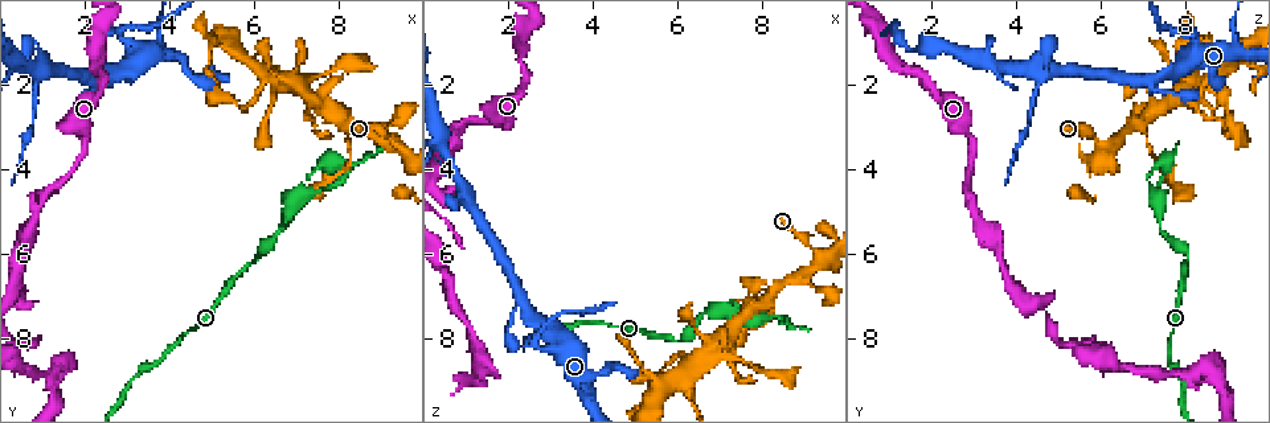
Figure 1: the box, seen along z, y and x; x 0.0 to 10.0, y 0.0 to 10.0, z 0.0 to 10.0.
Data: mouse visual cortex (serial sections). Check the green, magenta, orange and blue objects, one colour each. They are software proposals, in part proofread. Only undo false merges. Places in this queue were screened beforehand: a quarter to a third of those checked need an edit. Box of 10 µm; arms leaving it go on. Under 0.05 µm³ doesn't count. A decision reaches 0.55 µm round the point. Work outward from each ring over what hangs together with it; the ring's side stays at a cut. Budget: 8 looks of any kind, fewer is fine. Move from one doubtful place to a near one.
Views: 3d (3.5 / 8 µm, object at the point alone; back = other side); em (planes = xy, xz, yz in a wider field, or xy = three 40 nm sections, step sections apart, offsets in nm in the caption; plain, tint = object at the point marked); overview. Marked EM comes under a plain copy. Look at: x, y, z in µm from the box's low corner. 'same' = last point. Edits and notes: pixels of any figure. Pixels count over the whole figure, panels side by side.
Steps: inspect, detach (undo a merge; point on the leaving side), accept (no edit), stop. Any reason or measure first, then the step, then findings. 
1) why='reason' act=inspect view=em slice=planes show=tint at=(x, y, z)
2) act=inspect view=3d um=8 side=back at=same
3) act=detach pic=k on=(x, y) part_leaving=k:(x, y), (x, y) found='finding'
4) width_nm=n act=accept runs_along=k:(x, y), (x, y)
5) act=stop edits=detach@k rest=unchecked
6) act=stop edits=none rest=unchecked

act=inspect view=3d um=8 at=(9.30, 3.40, 6.20)

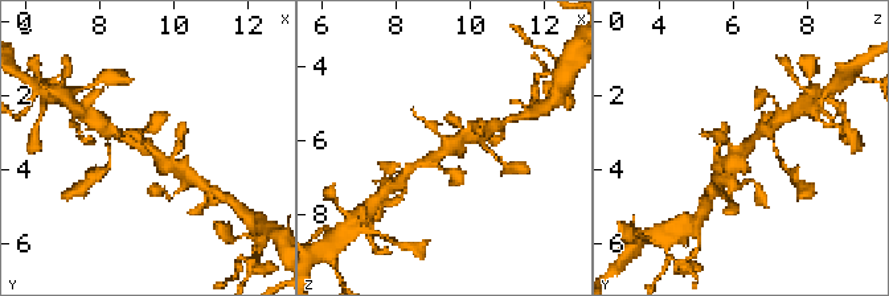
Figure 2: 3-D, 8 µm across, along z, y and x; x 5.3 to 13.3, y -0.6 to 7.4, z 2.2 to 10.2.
why='zoom in' act=inspect view=3d um=3.5 at=same

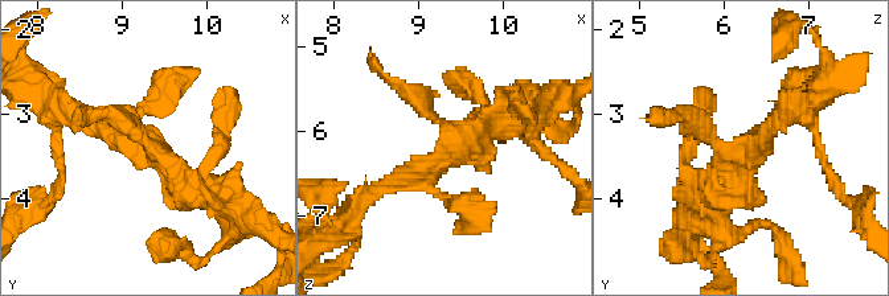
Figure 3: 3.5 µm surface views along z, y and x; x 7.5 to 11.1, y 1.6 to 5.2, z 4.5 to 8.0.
why='shape alone is not enough' act=inspect view=em slice=xy step=2 show=tint at=(9.40, 3.40, 6.10)

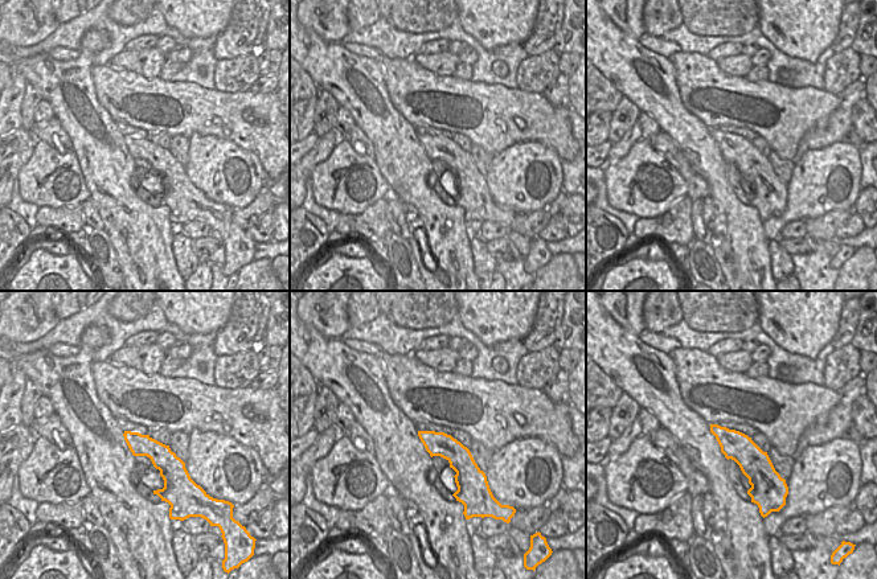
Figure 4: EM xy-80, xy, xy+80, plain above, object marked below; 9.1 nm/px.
act=accept runs_along=4:(422, 434), (467, 469), (467, 488) found='all the same cell'

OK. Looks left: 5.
act=inspect view=3d um=8 at=(8.10, 4.20, 7.35)

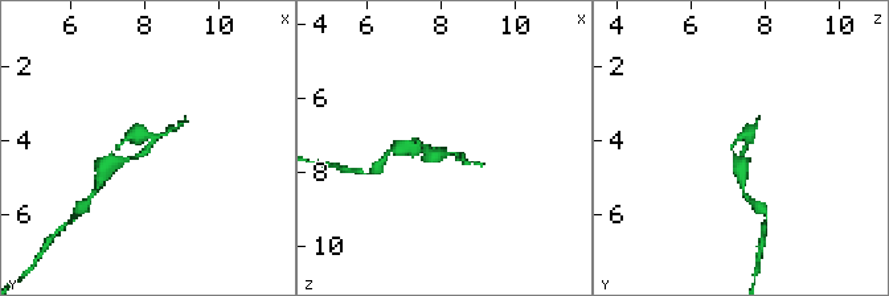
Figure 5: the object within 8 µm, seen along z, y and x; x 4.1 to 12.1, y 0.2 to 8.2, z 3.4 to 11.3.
act=inspect view=3d um=3.5 at=same

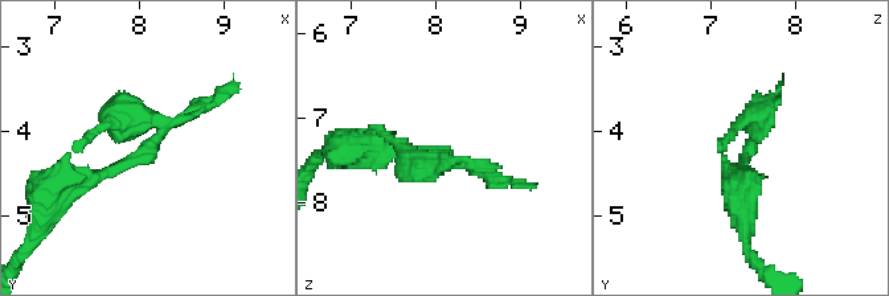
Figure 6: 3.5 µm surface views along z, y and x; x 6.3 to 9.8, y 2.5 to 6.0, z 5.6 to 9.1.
why='now the EM' act=inspect view=em slice=planes show=tint at=(8.10, 4.25, 7.40)

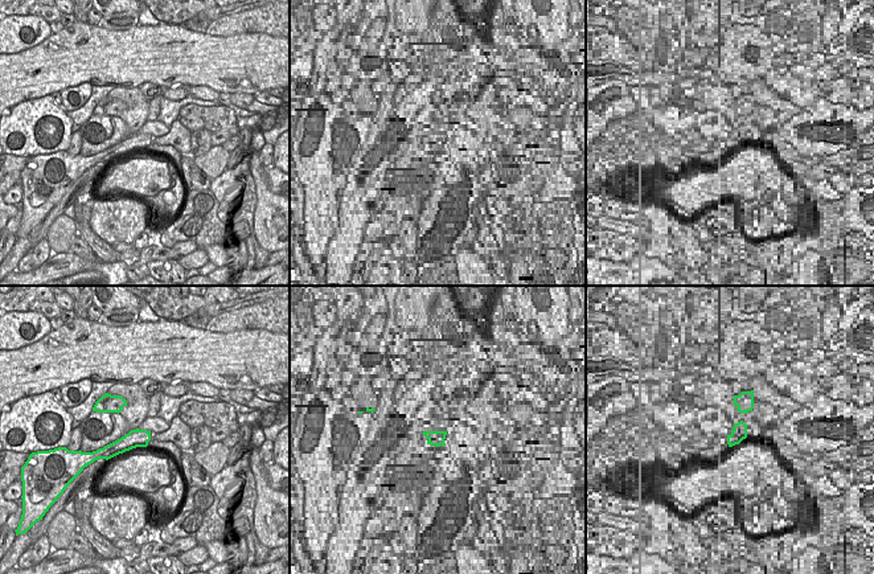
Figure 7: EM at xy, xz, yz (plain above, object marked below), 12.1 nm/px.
width_nm=220 act=detach pic=6 on=(103, 118) part_leaving=6:(722, 148), (740, 123), (763, 119) found='a second cell is stuck on'

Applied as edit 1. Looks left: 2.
why='looks like a crossing' act=inspect view=3d um=3.5 at=(6.30, 1.85, 8.75)

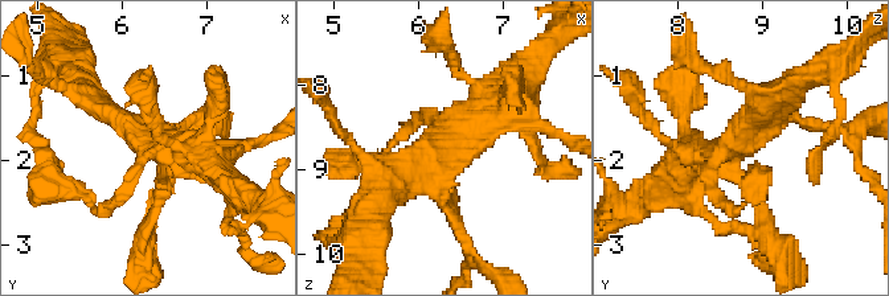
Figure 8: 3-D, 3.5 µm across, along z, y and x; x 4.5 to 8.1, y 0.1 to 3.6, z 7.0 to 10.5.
why='shape alone is not enough' act=inspect view=em slice=planes show=tint at=(6.40, 1.80, 8.65)

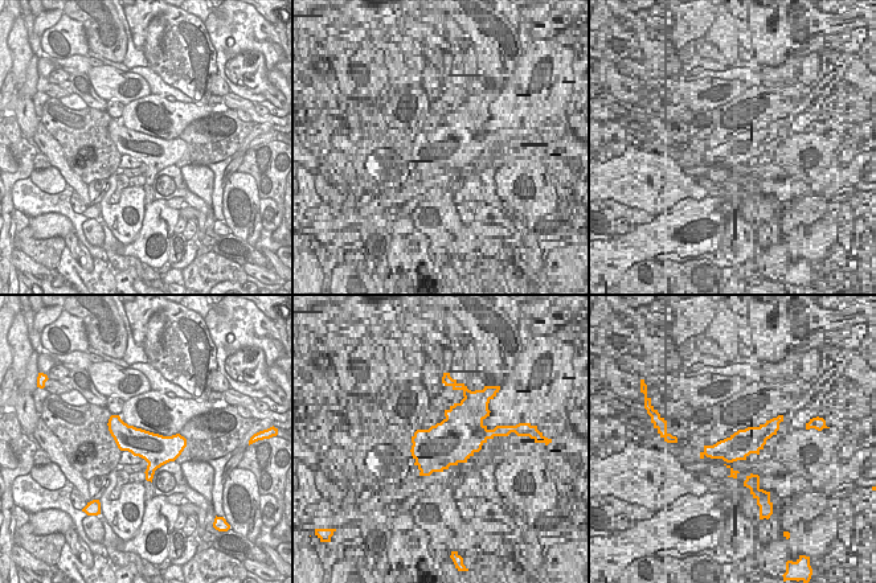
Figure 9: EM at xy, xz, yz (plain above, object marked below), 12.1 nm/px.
act=accept runs_along=8:(513, 89), (457, 140), (384, 180) found='one cell here'

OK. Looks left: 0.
act=stop edits=detach@6 rest=unchecked

